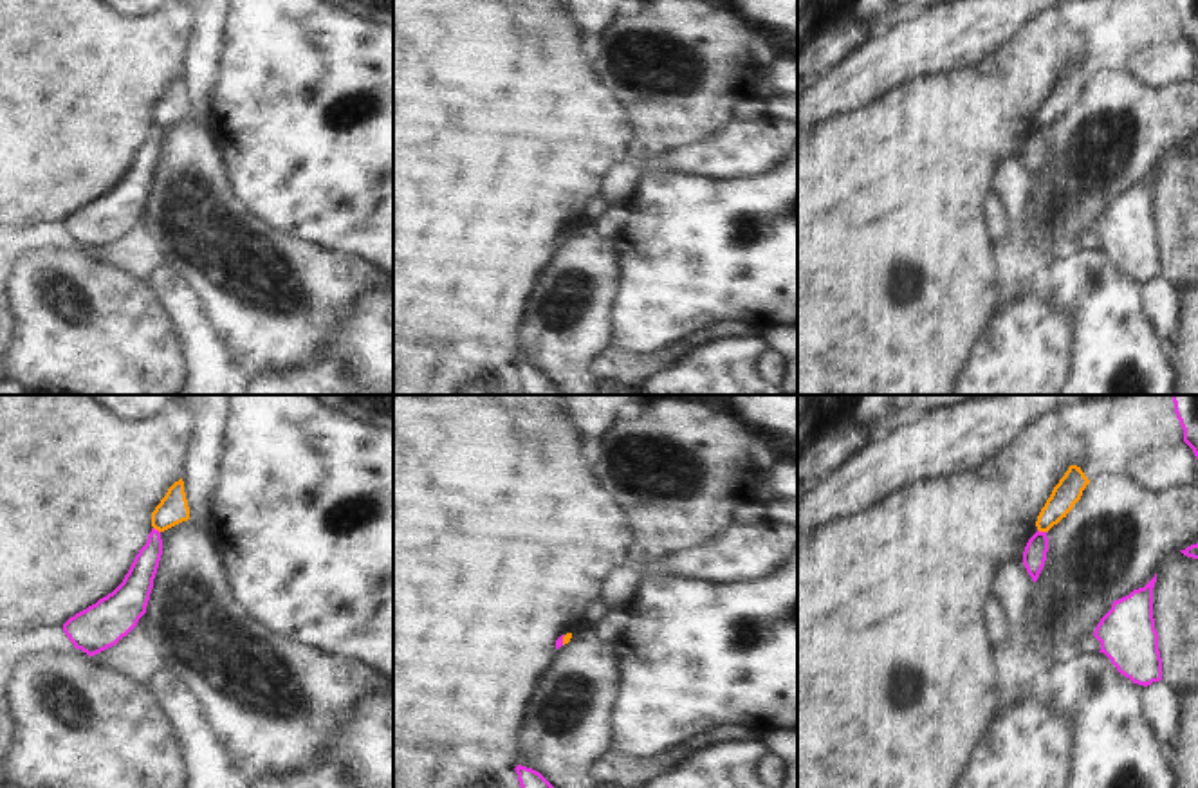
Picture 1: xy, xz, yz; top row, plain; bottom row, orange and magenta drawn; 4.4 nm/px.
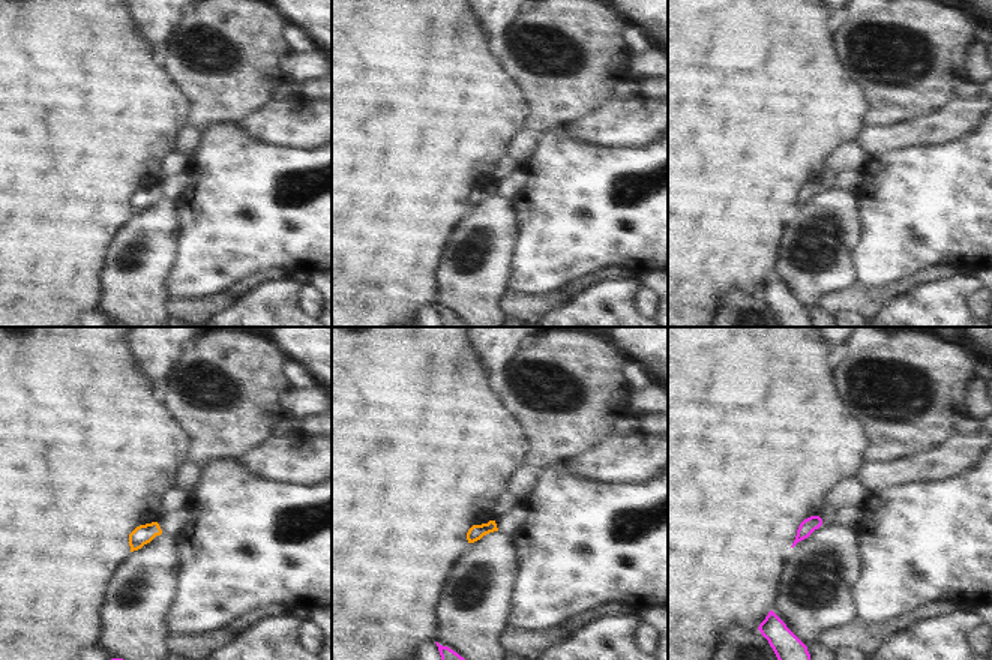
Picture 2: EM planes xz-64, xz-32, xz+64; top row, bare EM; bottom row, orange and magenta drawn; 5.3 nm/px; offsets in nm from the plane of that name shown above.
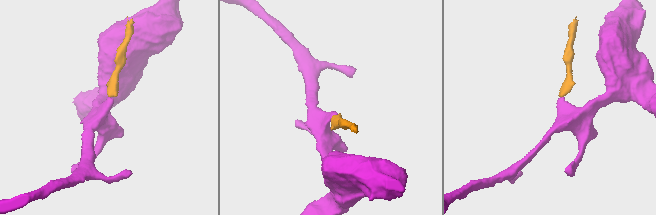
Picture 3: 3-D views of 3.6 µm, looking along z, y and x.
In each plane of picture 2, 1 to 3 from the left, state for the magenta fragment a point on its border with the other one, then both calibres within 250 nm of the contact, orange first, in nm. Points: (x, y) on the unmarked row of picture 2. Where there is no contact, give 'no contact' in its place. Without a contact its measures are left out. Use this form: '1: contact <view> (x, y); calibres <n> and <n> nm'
1: no contact
2: no contact
3: no contact

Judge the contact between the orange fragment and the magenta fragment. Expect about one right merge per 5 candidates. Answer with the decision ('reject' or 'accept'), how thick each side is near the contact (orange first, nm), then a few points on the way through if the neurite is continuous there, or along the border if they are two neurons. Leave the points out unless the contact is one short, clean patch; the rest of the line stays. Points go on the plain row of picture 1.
reject | 120/110 nm | along yz (1038, 125), (1045, 128)

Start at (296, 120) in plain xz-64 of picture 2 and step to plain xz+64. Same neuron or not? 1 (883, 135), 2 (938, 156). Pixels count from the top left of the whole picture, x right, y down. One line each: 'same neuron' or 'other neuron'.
1: same neuron
2: other neuron

